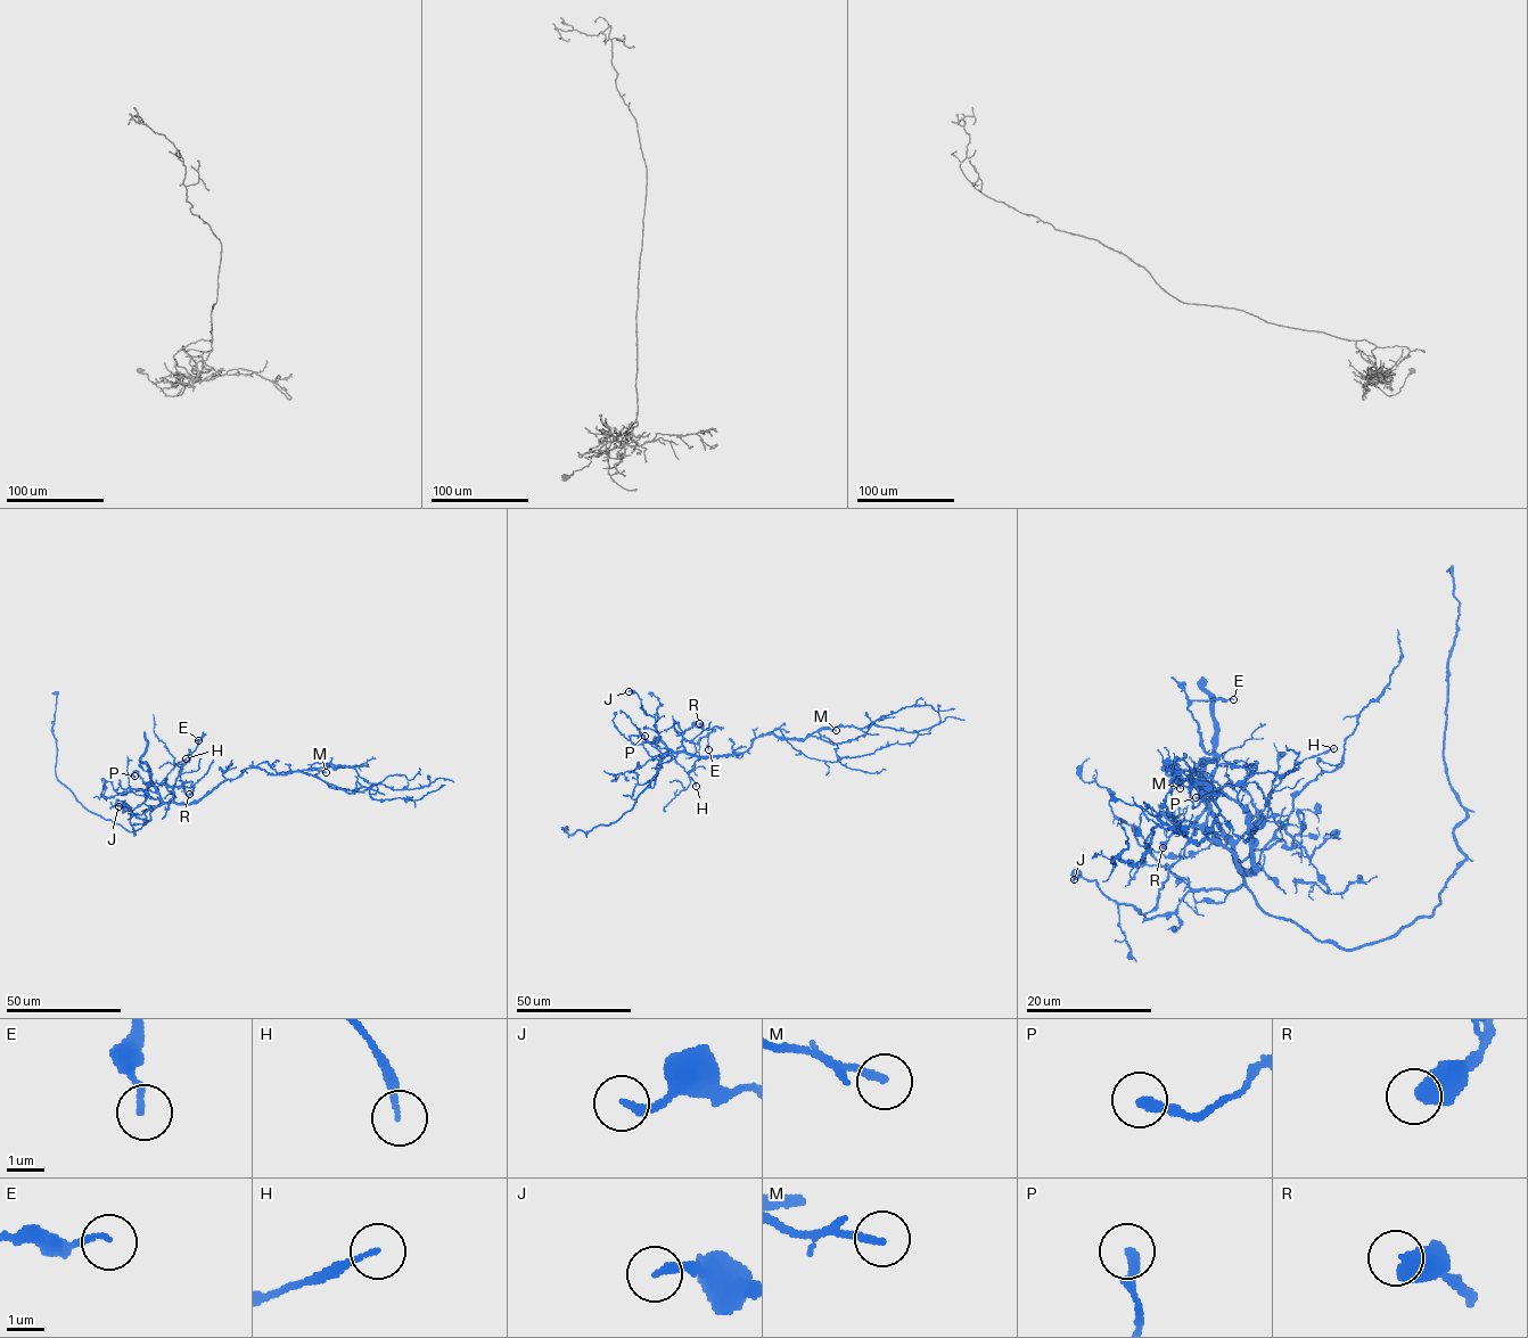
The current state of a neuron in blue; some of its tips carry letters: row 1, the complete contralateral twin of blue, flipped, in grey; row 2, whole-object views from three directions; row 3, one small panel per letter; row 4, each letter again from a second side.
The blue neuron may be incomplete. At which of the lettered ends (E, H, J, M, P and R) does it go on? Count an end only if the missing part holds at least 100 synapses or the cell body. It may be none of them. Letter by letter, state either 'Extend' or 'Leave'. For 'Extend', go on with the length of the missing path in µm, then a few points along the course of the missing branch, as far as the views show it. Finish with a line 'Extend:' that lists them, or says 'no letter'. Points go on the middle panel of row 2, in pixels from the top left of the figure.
E: Leave
H: Leave
J: Leave
M: Leave
P: Leave
R: Leave
Extend: no letter

